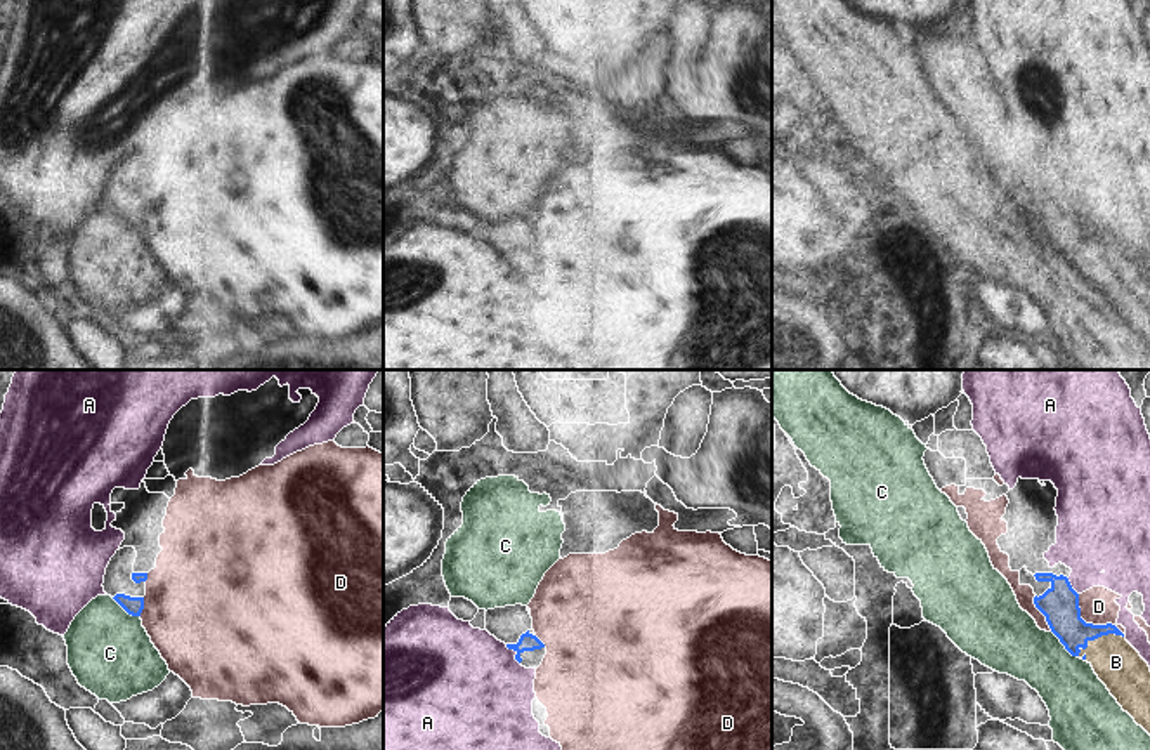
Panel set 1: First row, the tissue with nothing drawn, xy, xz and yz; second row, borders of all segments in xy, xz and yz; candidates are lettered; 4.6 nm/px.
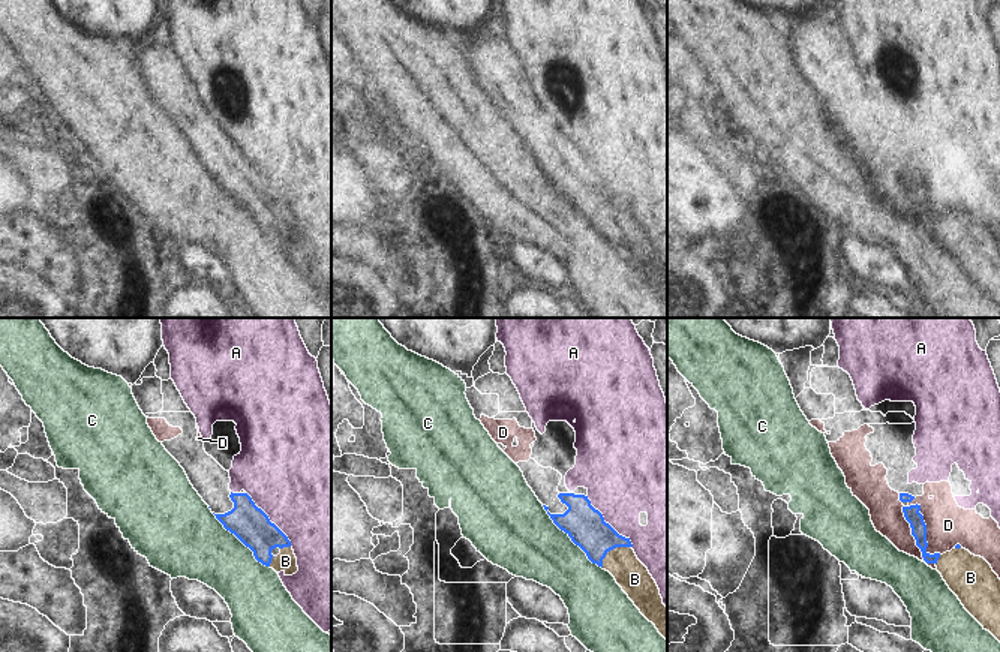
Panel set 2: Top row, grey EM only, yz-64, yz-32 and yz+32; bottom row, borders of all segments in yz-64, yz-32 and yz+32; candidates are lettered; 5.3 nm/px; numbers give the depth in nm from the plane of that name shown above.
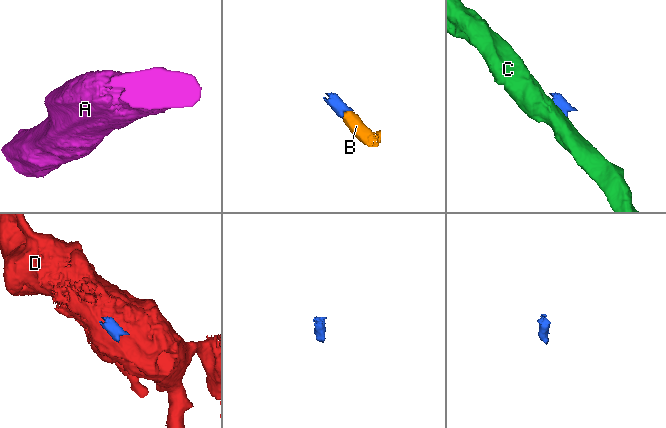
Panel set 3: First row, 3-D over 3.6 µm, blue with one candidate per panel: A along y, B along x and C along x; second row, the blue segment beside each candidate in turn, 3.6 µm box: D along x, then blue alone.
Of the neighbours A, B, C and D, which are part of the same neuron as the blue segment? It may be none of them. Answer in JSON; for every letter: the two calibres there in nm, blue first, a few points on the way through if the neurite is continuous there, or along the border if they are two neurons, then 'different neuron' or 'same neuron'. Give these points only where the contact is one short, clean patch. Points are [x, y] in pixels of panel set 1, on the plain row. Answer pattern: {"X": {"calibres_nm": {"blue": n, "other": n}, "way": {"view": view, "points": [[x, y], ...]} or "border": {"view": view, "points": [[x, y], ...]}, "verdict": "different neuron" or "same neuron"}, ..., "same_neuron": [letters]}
{"A": {"calibres_nm": {"blue": 80, "other": 460}, "verdict": "different neuron"}, "B": {"calibres_nm": {"blue": 180, "other": 220}, "way": {"view": "yz", "points": [[1060, 216], [1088, 247], [1098, 247], [1116, 273]]}, "verdict": "same neuron"}, "C": {"calibres_nm": {"blue": 180, "other": 300}, "border": {"view": "yz", "points": [[1051, 242], [1076, 268]]}, "verdict": "different neuron"}, "D": {"calibres_nm": {"blue": 180, "other": 170}, "verdict": "different neuron"}, "same_neuron": ["B"]}

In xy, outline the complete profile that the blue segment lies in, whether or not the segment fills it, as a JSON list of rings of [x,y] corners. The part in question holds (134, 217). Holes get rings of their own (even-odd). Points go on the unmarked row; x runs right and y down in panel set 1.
[[[134,158],[116,161],[106,179],[102,198],[128,226],[140,227],[147,184],[134,182],[135,168]]]

